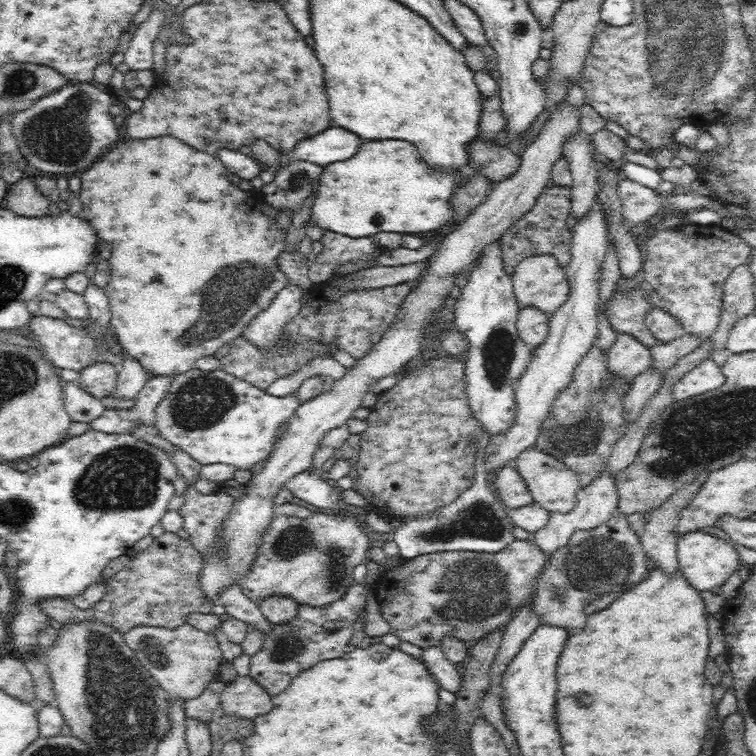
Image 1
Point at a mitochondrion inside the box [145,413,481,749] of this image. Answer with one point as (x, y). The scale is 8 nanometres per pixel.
(297, 540)

